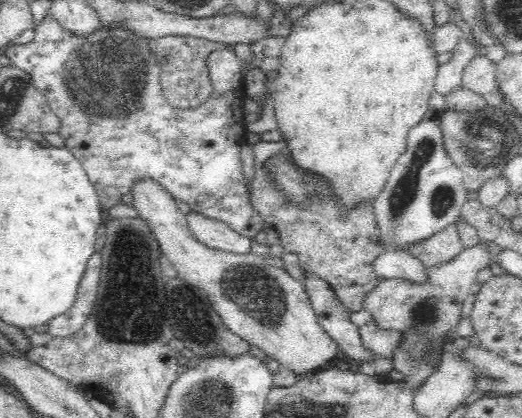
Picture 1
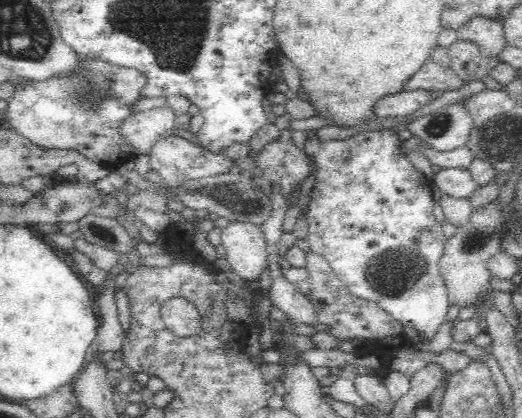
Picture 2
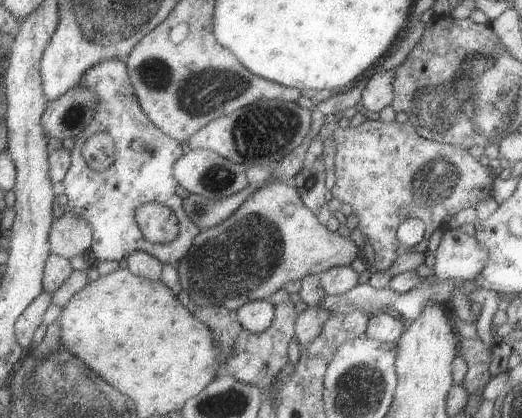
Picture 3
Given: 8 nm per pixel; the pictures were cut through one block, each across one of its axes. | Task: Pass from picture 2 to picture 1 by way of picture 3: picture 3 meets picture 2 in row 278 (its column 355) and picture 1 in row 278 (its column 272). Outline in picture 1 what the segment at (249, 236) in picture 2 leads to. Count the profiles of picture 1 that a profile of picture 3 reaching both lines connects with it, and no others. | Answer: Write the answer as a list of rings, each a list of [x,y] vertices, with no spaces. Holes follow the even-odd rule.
[[[138,178],[130,193],[134,198],[133,207],[156,235],[163,256],[170,261],[178,276],[206,291],[230,331],[298,376],[322,371],[328,362],[342,356],[336,339],[330,337],[318,322],[302,282],[292,278],[283,268],[271,266],[268,258],[254,252],[234,254],[210,249],[198,242],[191,235],[186,215],[178,209],[178,201],[158,181]]]

